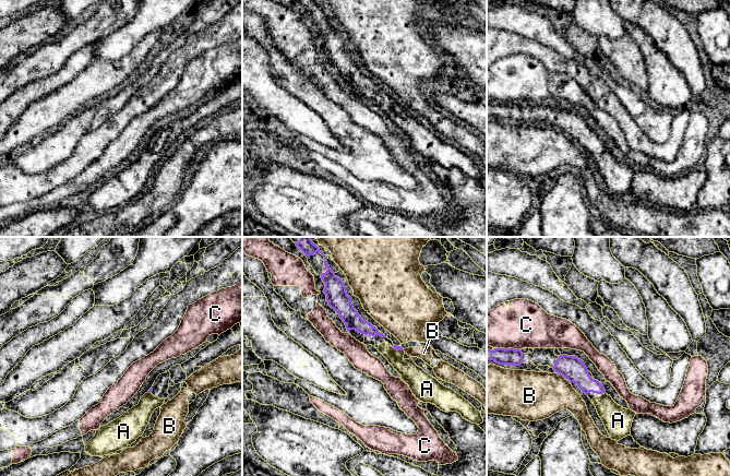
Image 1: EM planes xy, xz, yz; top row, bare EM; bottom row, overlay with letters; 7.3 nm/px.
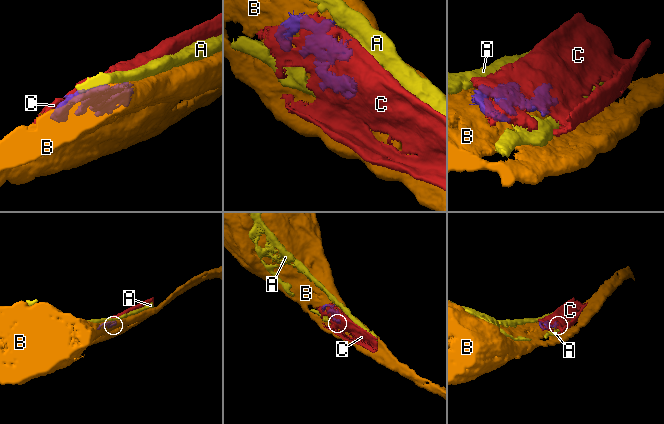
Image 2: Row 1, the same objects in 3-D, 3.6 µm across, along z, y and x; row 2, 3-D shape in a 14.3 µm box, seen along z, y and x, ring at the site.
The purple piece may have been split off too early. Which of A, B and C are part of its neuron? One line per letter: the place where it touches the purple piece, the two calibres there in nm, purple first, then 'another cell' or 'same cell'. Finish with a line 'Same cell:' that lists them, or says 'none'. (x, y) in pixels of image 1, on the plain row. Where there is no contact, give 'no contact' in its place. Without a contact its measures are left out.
A: contact xz (397, 105); calibres 30 and 160 nm; same cell
B: contact yz (564, 132); calibres 170 and 360 nm; another cell
C: contact yz (507, 104); calibres 130 and 340 nm; another cell
Same cell: A

